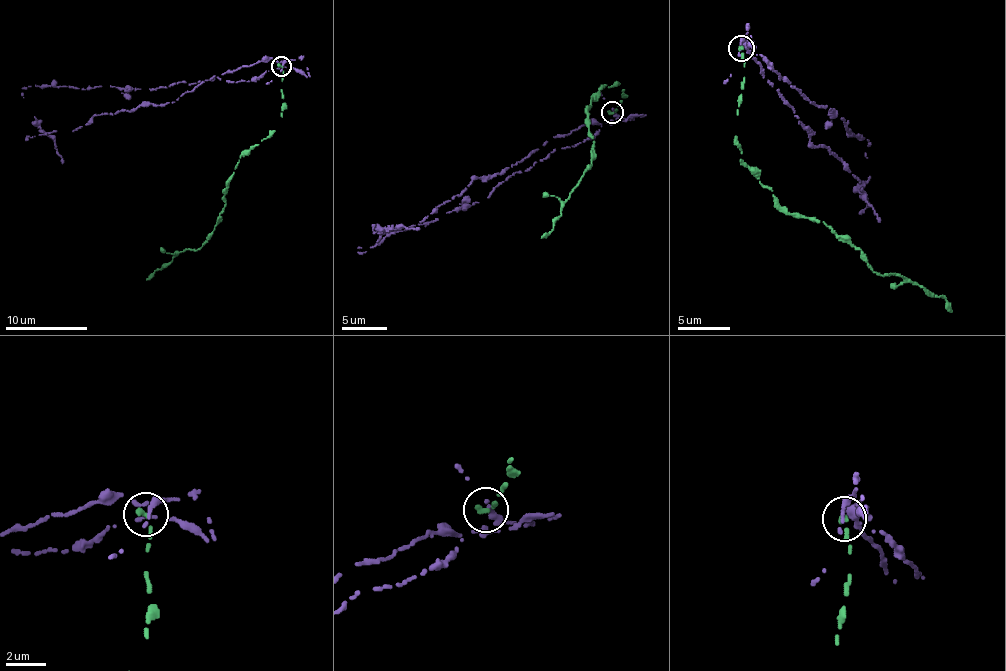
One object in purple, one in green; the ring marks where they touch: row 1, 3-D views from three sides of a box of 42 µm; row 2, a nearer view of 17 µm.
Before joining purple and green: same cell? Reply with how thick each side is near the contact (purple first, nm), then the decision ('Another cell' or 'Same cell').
Thickness 280 nm (purple) against 280 nm. Another cell

